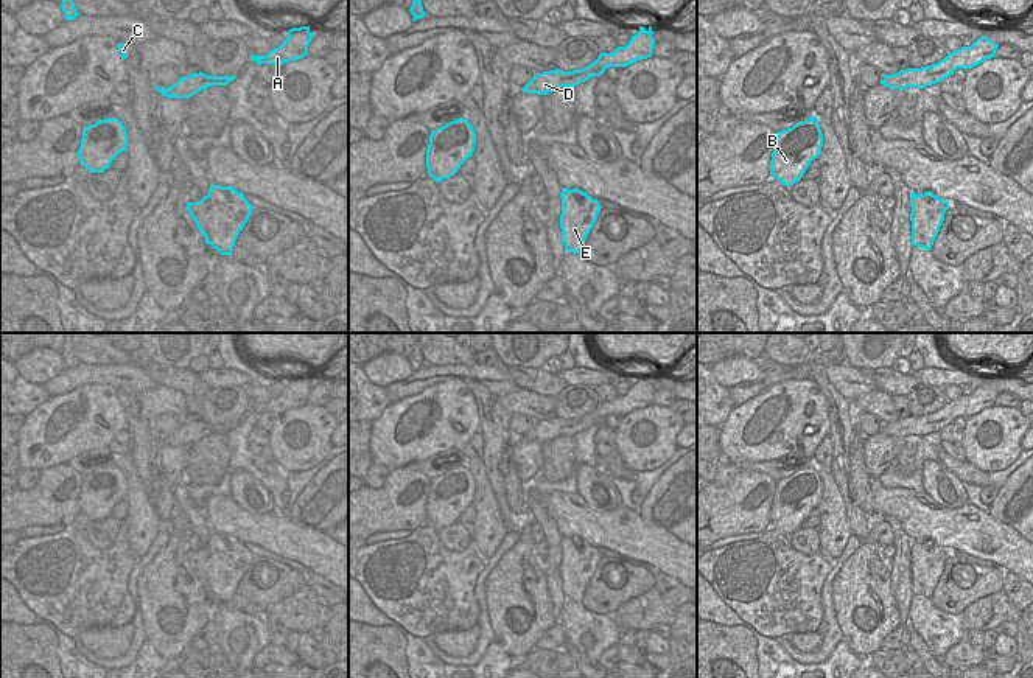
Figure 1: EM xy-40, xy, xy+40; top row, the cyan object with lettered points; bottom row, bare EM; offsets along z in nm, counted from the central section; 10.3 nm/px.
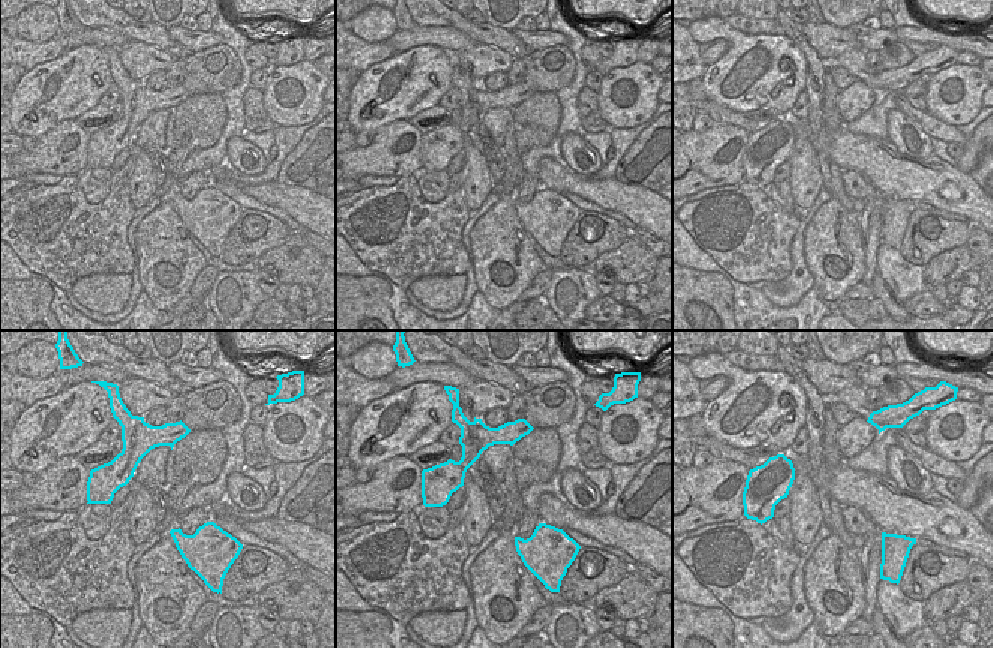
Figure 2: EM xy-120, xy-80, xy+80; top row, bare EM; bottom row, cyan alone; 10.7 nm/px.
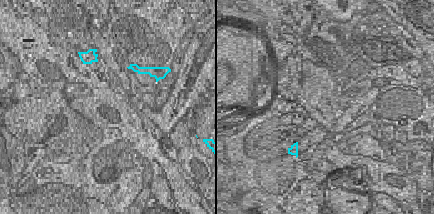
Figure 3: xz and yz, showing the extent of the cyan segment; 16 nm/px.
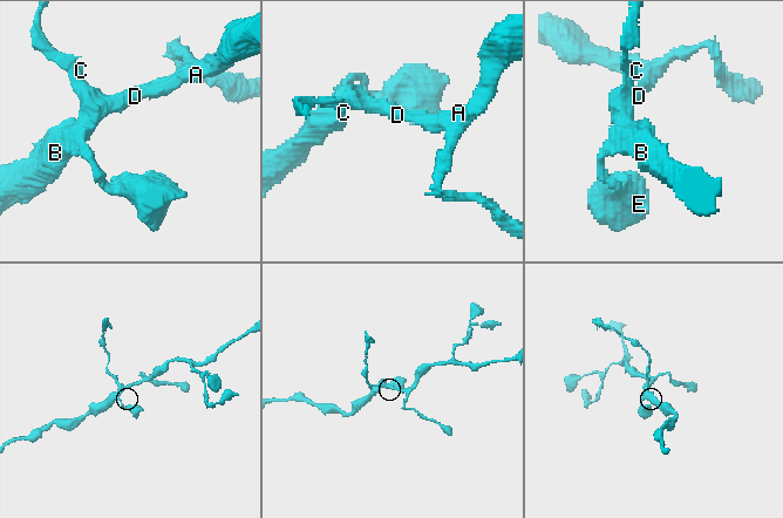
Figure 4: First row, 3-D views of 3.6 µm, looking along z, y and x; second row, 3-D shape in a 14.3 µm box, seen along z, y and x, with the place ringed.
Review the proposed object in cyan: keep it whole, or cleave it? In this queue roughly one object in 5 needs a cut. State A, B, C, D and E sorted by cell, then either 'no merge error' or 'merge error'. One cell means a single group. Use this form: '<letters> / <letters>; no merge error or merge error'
A B C D E; no merge error

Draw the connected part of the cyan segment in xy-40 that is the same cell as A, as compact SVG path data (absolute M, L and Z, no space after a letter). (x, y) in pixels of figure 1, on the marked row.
M310 26L291 28L288 37L278 48L271 50L266 56L254 56L250 51L250 59L258 65L274 64L283 65L289 61L297 61L308 56L308 45L313 39Z

